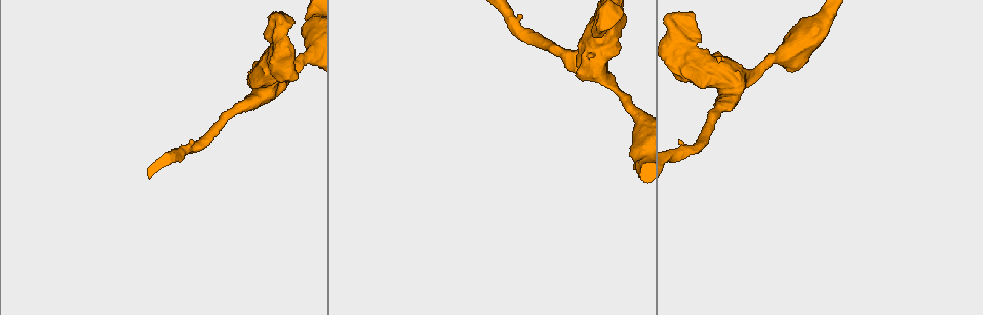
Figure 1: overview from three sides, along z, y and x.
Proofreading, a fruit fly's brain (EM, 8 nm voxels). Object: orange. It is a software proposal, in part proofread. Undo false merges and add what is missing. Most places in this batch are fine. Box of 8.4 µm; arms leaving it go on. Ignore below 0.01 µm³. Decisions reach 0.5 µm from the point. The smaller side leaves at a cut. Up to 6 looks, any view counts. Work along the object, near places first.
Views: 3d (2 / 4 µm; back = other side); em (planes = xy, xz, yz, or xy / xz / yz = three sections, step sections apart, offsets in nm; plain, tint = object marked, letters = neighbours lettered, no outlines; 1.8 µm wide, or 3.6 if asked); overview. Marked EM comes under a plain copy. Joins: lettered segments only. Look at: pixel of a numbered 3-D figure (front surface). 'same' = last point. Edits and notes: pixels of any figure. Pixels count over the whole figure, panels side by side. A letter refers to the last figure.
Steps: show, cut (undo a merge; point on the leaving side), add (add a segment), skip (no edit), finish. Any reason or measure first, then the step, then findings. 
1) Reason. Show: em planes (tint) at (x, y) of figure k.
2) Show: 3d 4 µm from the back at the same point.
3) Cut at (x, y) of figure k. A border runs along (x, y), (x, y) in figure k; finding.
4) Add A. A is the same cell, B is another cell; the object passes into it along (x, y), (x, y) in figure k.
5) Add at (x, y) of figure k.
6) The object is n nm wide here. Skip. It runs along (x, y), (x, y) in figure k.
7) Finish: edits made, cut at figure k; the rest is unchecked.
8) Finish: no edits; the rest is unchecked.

Stops while still wide. Show: em yz step 4 (letters) at (266, 34) of figure 1.

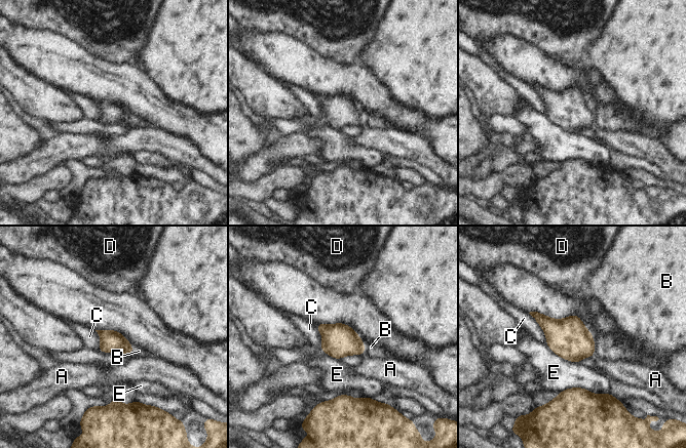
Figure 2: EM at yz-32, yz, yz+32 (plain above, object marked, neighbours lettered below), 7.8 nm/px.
The longest contact is with E, 360 nm. Skip. A, B, C, D and E are other cells; none of them fits.

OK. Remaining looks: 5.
Show: 3d 4 µm at (299, 59) of figure 1.

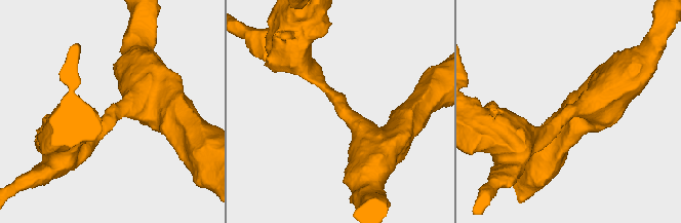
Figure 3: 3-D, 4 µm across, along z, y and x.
The arms are 190, 550 nm wide; now the EM. Show: em planes (letters) at (342, 107) of figure 3.

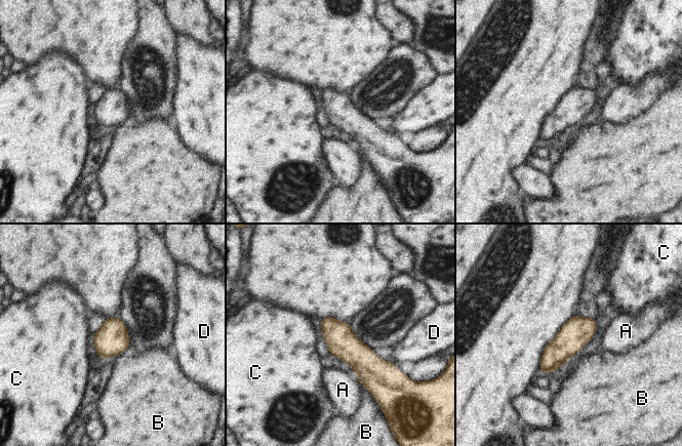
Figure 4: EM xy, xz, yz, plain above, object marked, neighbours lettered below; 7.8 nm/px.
The object is 240 nm wide here. Skip. A, B, C and D are other cells; a border runs along (351, 368), (375, 401) in figure 4; continuous, no second neuron.

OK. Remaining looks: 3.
Thick turns thin. Show: em xz step 8 (tint) at (722, 105) of figure 1.

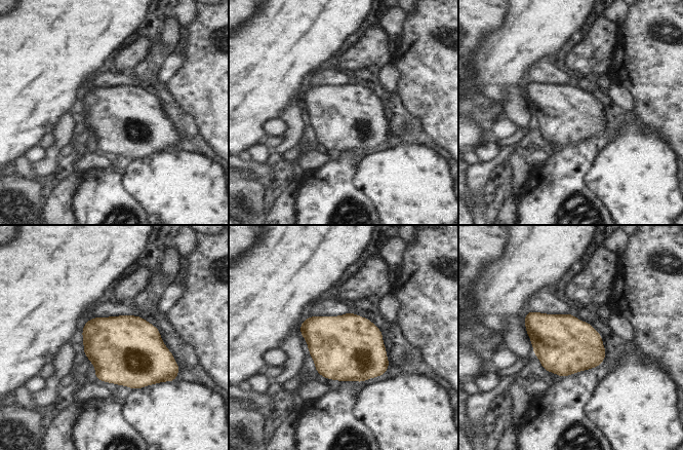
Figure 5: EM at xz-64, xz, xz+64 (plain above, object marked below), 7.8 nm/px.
Show: em planes (letters) at the same point.

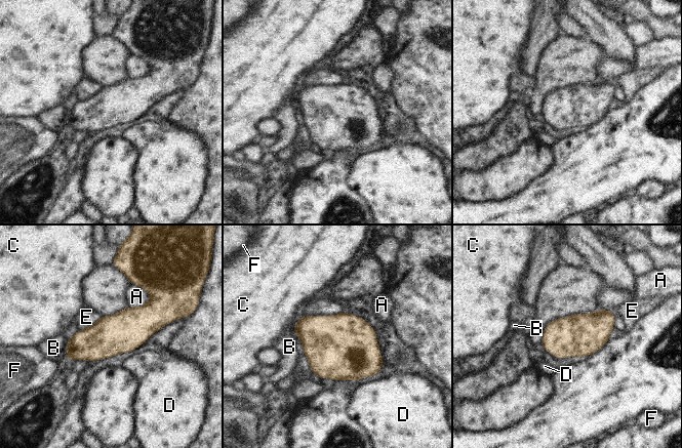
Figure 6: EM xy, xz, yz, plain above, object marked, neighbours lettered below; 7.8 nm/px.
Skip. A, B, C, D, E and F are other cells; a border runs along (102, 316), (91, 325), (79, 330) in figure 6; all the same neuron.

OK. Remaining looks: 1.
Finish: no edits; the rest is unchecked.

